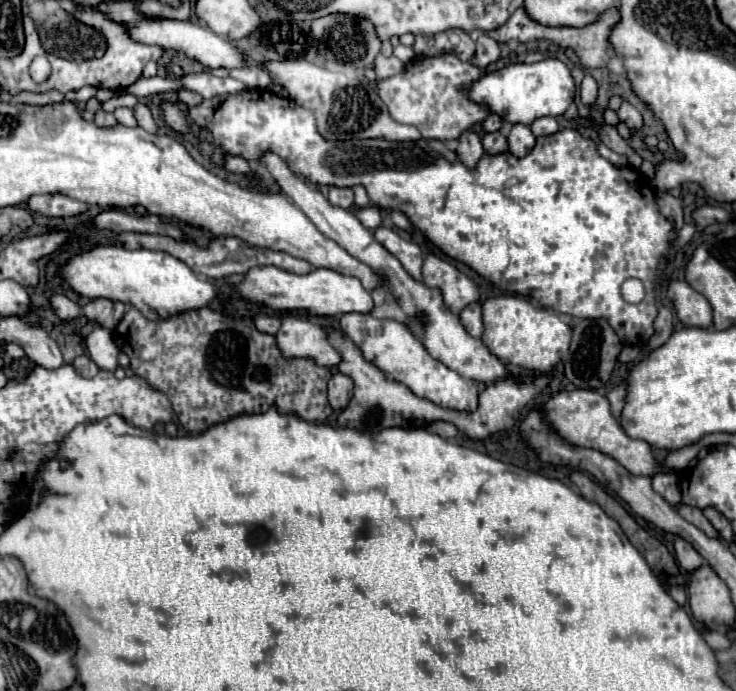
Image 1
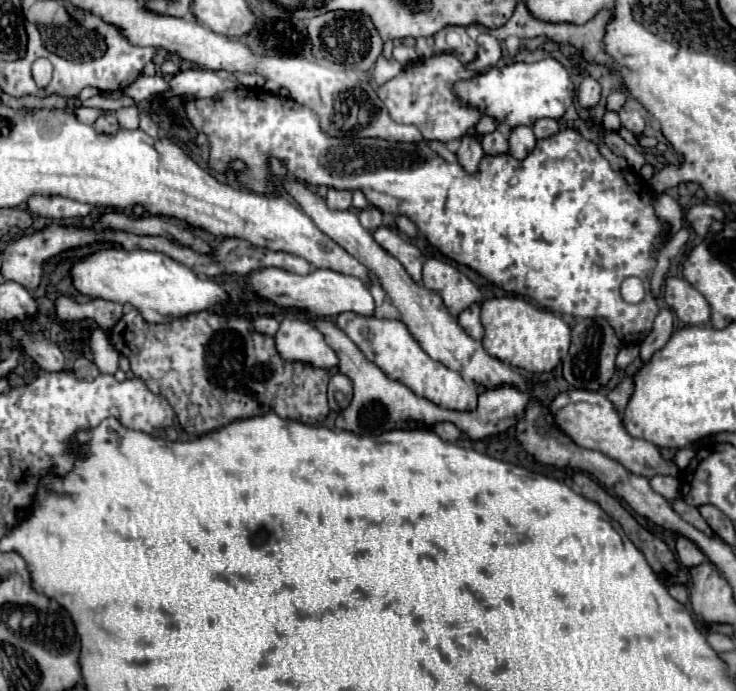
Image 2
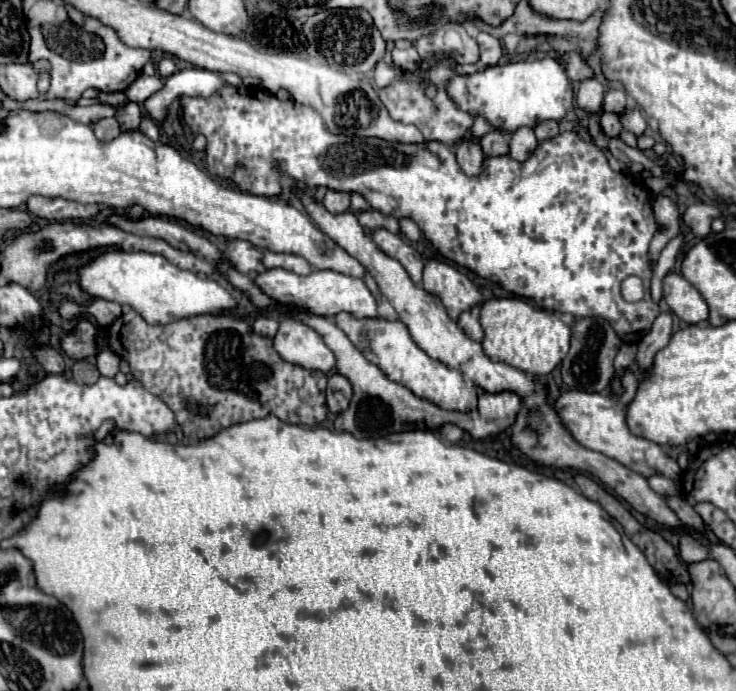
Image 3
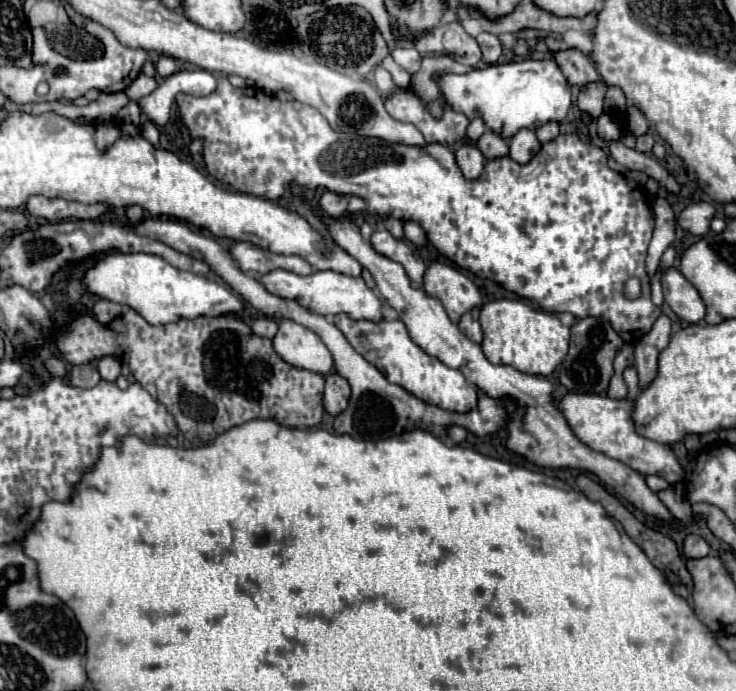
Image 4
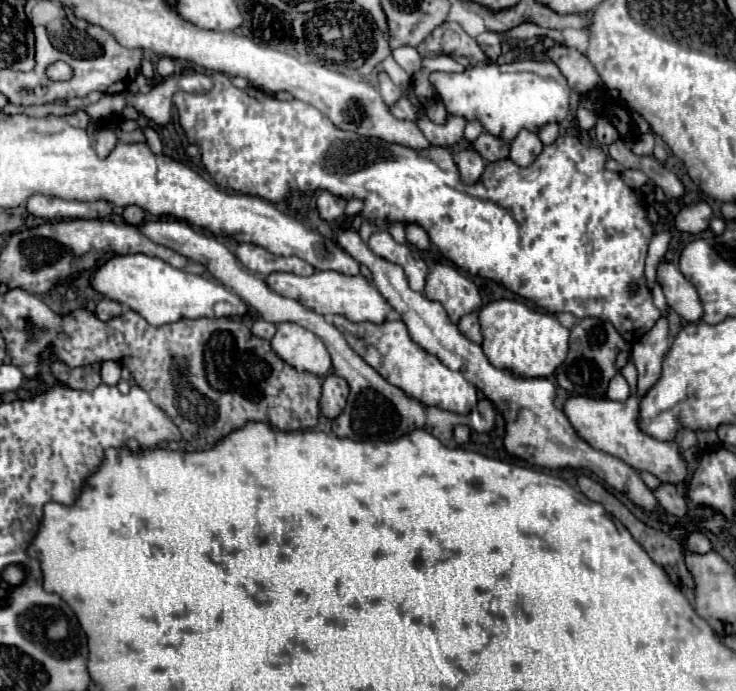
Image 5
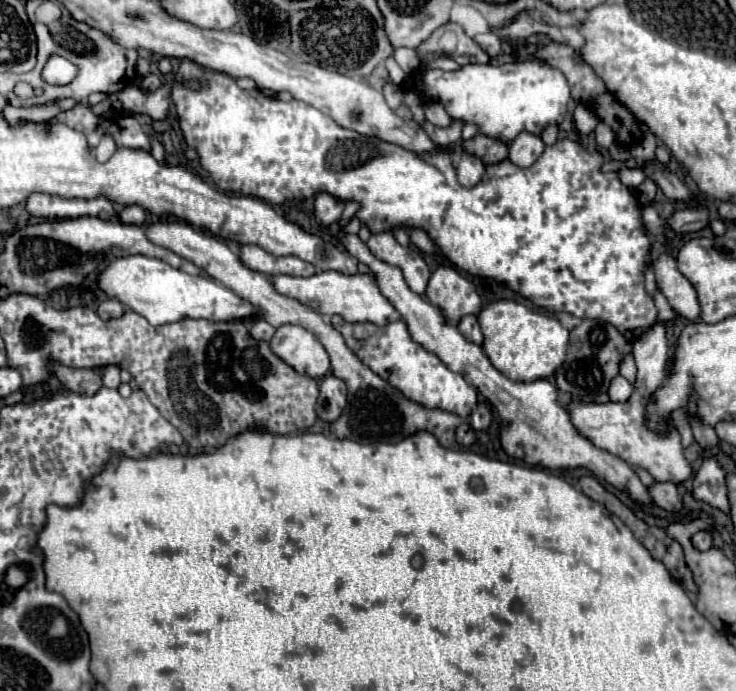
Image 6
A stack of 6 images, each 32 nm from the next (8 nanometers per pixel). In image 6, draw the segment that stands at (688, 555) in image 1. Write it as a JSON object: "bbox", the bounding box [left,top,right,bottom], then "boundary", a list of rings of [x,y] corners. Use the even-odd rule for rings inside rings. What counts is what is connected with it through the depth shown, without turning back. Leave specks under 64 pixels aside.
{"bbox":[692,532,712,552],"boundary":[[[696,532],[692,536],[692,546],[700,552],[706,552],[712,548],[712,534],[710,532]]]}

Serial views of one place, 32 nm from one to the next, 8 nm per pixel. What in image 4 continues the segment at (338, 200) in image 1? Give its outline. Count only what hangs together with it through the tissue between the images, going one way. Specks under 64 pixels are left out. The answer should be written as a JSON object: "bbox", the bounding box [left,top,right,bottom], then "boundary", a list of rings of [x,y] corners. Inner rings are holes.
{"bbox":[320,192,348,216],"boundary":[[[324,192],[320,198],[320,208],[324,208],[328,216],[344,216],[348,208],[348,196],[336,192]]]}

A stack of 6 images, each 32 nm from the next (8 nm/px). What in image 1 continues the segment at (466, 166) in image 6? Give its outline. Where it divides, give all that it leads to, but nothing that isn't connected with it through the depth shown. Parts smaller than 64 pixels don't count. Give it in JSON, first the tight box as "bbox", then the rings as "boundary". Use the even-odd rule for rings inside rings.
{"bbox":[458,130,484,168],"boundary":[[[466,130],[462,132],[462,136],[458,138],[458,156],[460,160],[468,166],[468,168],[474,168],[476,166],[476,160],[480,160],[480,156],[484,154],[484,148],[480,144],[480,136],[478,132],[474,130]]]}

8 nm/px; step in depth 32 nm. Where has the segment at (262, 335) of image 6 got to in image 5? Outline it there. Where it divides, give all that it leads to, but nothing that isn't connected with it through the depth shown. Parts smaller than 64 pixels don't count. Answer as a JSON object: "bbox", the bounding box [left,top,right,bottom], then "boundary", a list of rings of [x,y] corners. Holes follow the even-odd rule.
{"bbox":[252,318,276,340],"boundary":[[[258,318],[258,320],[254,322],[254,326],[252,326],[252,334],[254,334],[254,336],[260,336],[260,338],[270,340],[270,338],[276,334],[276,324],[266,322],[266,320]]]}

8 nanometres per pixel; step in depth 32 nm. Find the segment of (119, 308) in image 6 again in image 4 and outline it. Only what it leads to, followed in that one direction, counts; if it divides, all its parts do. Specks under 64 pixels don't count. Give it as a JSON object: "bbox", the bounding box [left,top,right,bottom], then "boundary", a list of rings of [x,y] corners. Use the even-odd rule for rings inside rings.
{"bbox":[92,300,122,324],"boundary":[[[98,300],[92,308],[92,314],[100,324],[110,324],[114,318],[120,316],[120,312],[122,312],[122,306],[110,300]]]}

